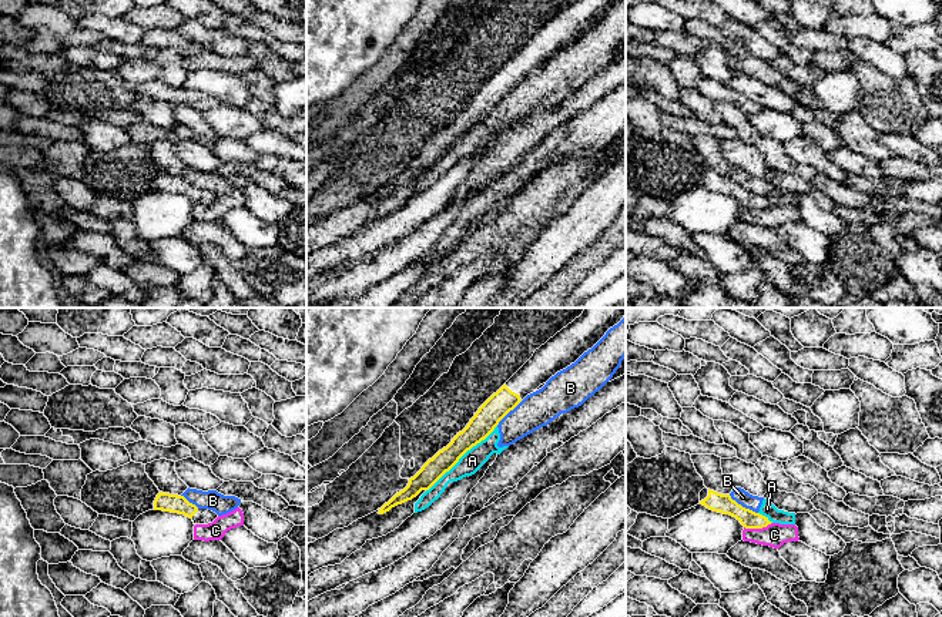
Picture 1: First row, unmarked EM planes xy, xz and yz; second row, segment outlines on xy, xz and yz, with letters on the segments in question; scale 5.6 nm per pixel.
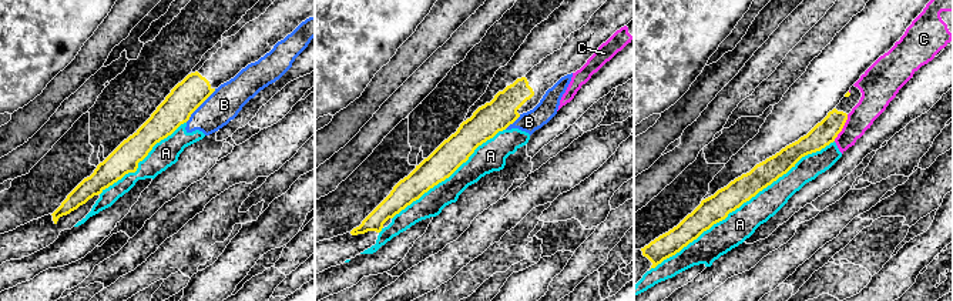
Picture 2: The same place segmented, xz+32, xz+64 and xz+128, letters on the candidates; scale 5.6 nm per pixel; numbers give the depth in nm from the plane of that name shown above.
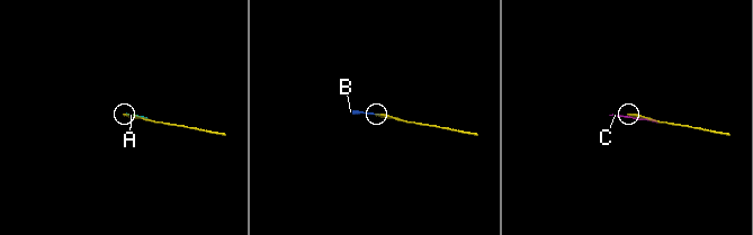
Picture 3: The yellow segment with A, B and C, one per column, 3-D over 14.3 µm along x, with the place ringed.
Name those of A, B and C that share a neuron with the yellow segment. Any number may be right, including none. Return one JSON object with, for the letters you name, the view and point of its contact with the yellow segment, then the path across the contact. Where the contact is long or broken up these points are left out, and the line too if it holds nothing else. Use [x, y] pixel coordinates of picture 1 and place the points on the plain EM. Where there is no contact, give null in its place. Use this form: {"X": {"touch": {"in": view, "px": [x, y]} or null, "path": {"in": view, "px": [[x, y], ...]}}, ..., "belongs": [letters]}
{"belongs": []}

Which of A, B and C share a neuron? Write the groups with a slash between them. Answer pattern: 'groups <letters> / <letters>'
groups A B / C

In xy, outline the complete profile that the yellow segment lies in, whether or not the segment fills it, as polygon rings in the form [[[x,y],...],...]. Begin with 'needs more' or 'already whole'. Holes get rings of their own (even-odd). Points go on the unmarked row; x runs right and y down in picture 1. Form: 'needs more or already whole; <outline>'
needs more; [[[160,172],[154,181],[154,191],[178,194],[190,198],[194,205],[212,204],[218,195],[208,190],[198,190],[190,184],[184,177]]]

